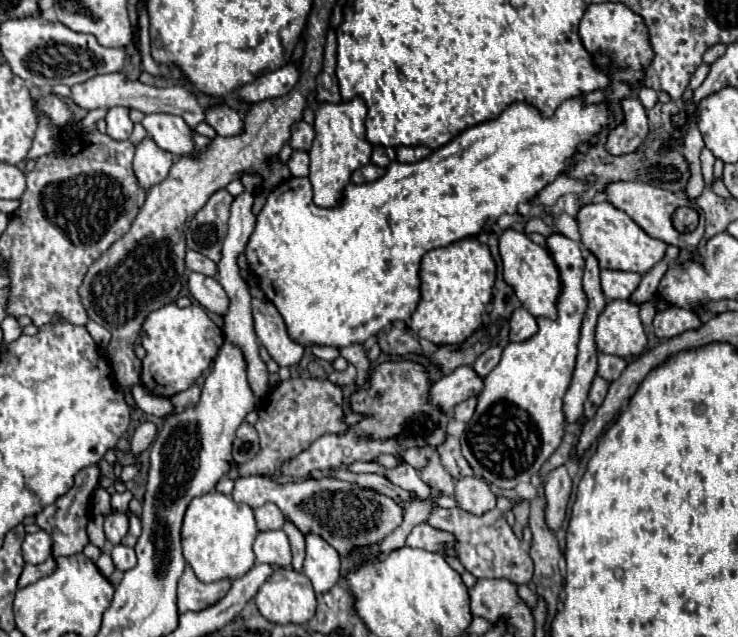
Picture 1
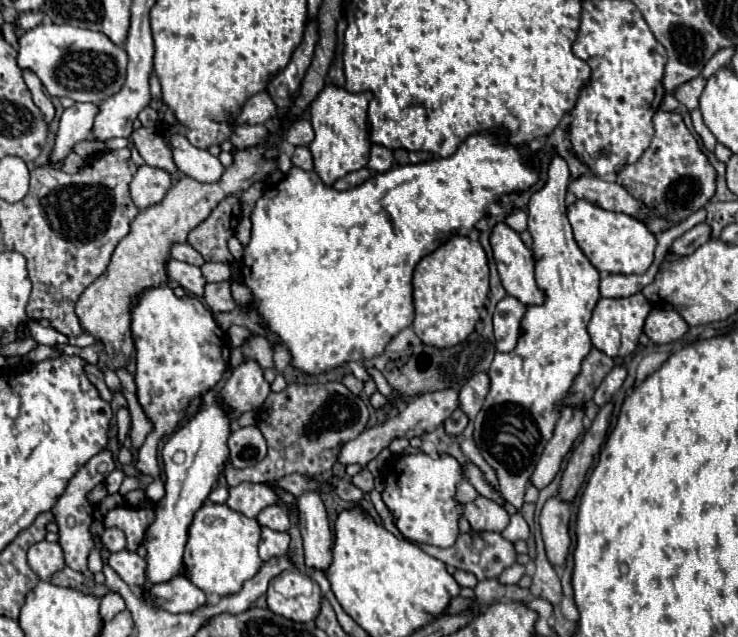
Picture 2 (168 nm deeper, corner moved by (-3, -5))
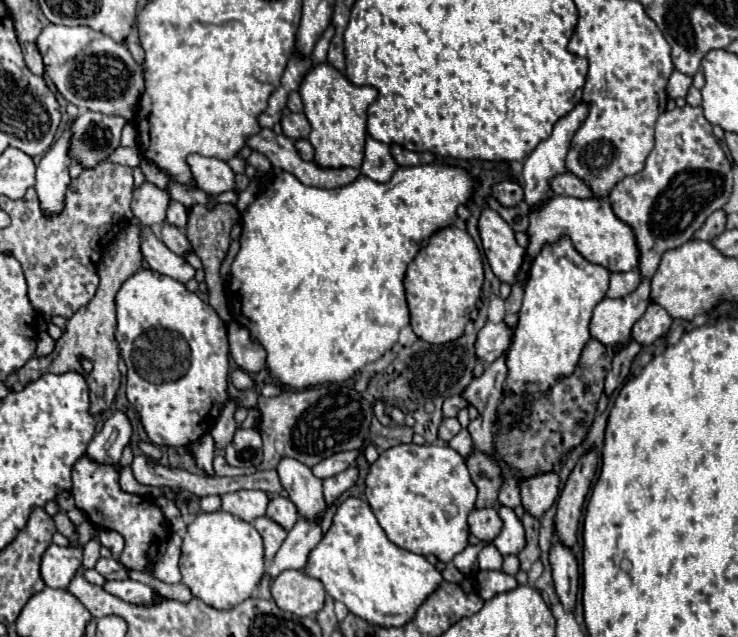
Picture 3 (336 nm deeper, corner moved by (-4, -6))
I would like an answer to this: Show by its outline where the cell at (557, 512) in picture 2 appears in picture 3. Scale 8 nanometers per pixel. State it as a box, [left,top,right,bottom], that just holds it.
[550,536,578,610]

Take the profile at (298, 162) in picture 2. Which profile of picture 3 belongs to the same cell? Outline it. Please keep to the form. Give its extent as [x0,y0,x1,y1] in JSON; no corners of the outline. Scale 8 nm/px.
[294,140,314,162]

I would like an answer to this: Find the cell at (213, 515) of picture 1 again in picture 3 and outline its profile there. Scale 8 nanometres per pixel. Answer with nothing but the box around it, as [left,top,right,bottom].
[180,510,264,610]

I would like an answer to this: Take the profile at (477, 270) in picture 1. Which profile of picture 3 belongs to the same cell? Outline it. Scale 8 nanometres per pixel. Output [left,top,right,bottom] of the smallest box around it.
[404,226,484,344]

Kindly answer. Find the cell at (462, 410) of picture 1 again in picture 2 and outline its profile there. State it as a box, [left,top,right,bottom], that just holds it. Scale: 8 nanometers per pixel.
[443,409,467,437]

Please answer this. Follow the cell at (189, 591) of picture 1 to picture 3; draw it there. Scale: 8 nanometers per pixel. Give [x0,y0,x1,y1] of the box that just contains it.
[104,580,166,606]

